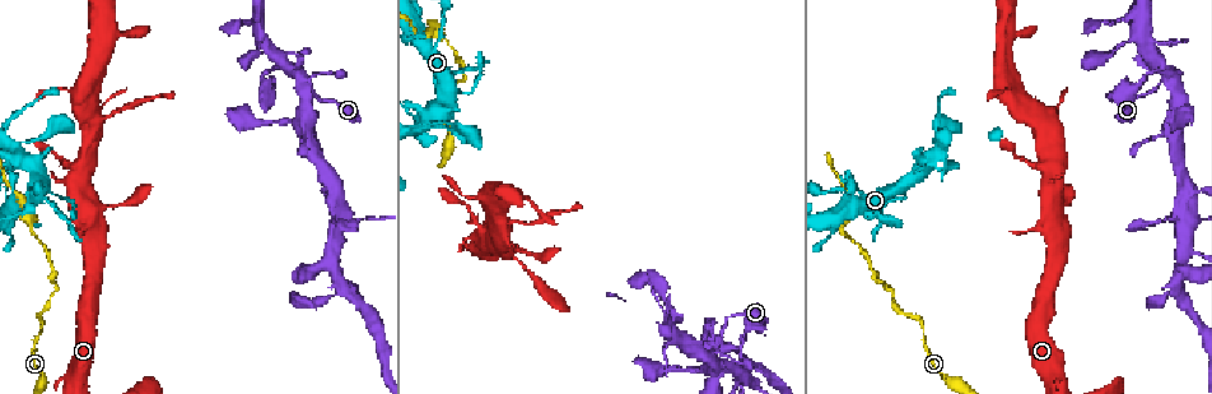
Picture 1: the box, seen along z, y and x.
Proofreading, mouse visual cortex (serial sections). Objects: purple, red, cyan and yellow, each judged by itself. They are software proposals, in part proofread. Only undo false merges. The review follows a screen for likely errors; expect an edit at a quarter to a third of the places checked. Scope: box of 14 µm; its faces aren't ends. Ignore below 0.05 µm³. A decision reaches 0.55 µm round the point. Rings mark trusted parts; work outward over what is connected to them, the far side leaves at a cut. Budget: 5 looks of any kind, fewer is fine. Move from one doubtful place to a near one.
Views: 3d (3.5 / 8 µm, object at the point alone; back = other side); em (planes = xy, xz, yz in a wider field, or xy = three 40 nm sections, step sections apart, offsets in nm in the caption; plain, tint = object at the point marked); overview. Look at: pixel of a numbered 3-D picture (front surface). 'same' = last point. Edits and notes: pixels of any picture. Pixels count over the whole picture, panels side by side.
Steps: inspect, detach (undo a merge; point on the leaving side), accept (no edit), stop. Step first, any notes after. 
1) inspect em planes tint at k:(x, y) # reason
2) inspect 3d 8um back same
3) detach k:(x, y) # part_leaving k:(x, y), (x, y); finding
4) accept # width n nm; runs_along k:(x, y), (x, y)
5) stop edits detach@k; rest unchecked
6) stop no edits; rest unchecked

inspect 3d 3.5um back at 1:(1165, 79)

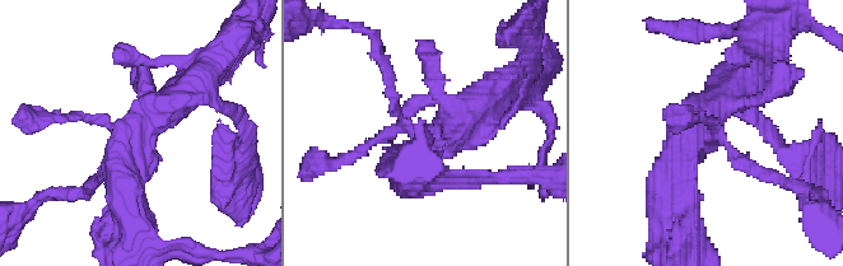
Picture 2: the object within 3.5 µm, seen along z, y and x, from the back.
inspect em xy step 3 plain at 2:(708, 137) # shape alone is not enough

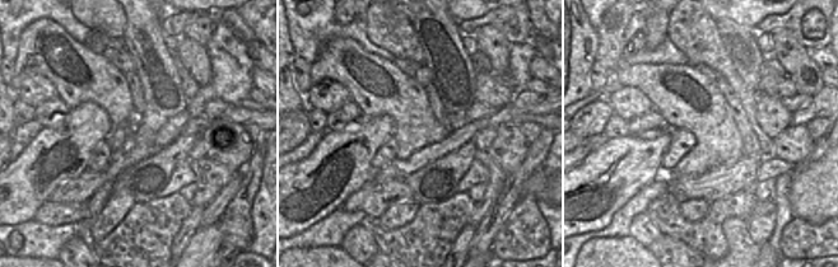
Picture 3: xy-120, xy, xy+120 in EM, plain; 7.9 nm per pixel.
inspect em xy step 3 tint same

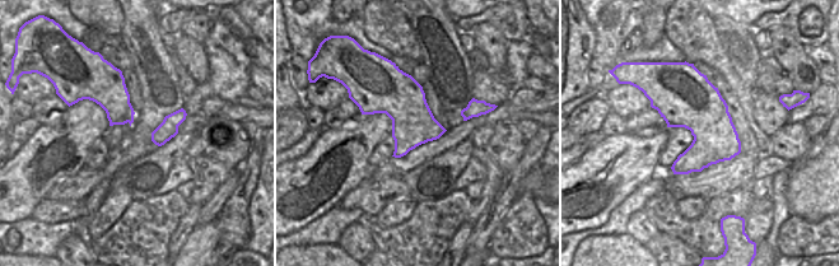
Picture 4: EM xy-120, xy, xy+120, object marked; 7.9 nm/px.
accept # runs_along 2:(389, 76), (413, 171); all the same cell

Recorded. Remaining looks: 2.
inspect 3d 3.5um at 1:(448, 84) # sharp bend

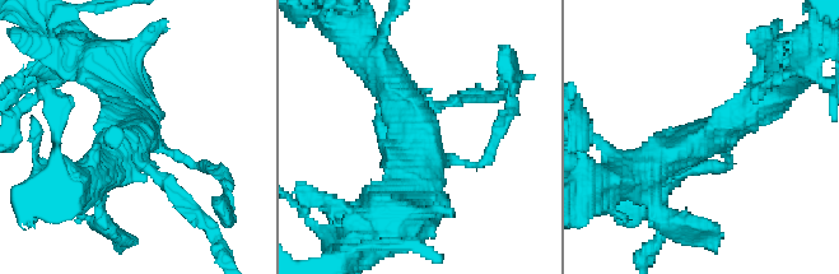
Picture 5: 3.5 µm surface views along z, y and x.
inspect em planes tint at 5:(137, 133) # shape alone is not enough

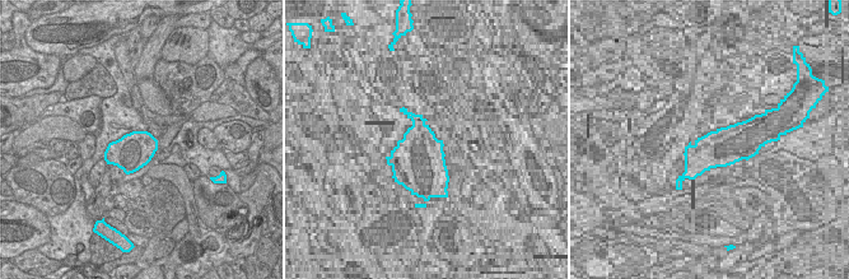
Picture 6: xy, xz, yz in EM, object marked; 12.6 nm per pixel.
accept # width 460 nm; runs_along 5:(647, 168), (749, 117), (778, 86); one cell here

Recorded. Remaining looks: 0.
stop no edits; rest unchecked

